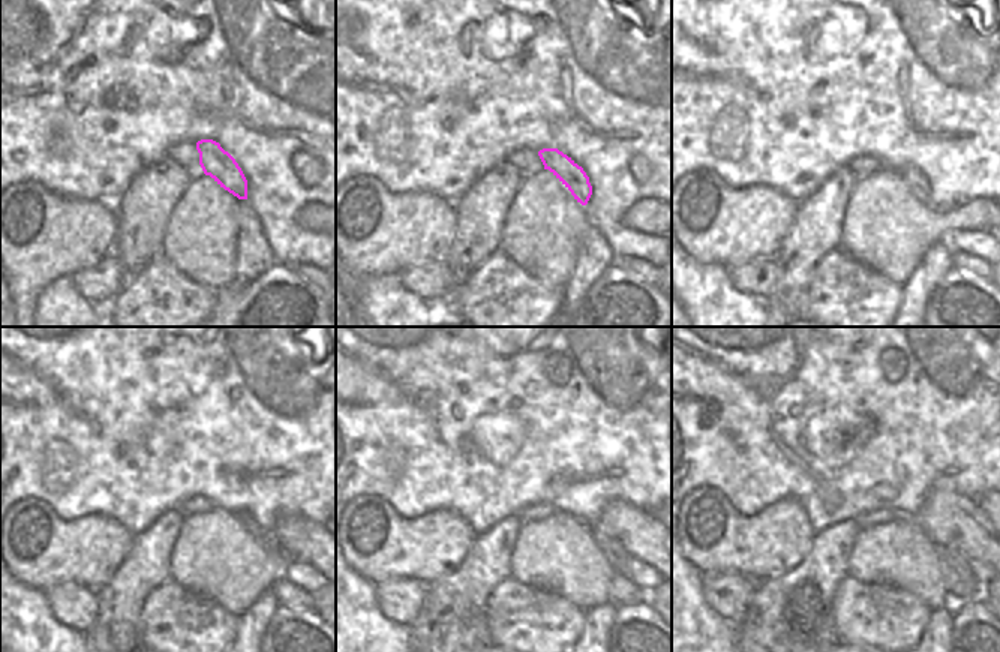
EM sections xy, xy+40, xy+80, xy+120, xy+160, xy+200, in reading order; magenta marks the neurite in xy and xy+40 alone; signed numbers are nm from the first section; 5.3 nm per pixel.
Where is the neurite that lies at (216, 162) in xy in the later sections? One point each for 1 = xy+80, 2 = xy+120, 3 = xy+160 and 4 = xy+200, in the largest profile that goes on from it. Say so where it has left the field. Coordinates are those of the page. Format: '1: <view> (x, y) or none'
1: xy+80 (918, 185)
2: xy+120 (266, 538)
3: xy+160 (619, 561)
4: xy+200 (961, 564)

